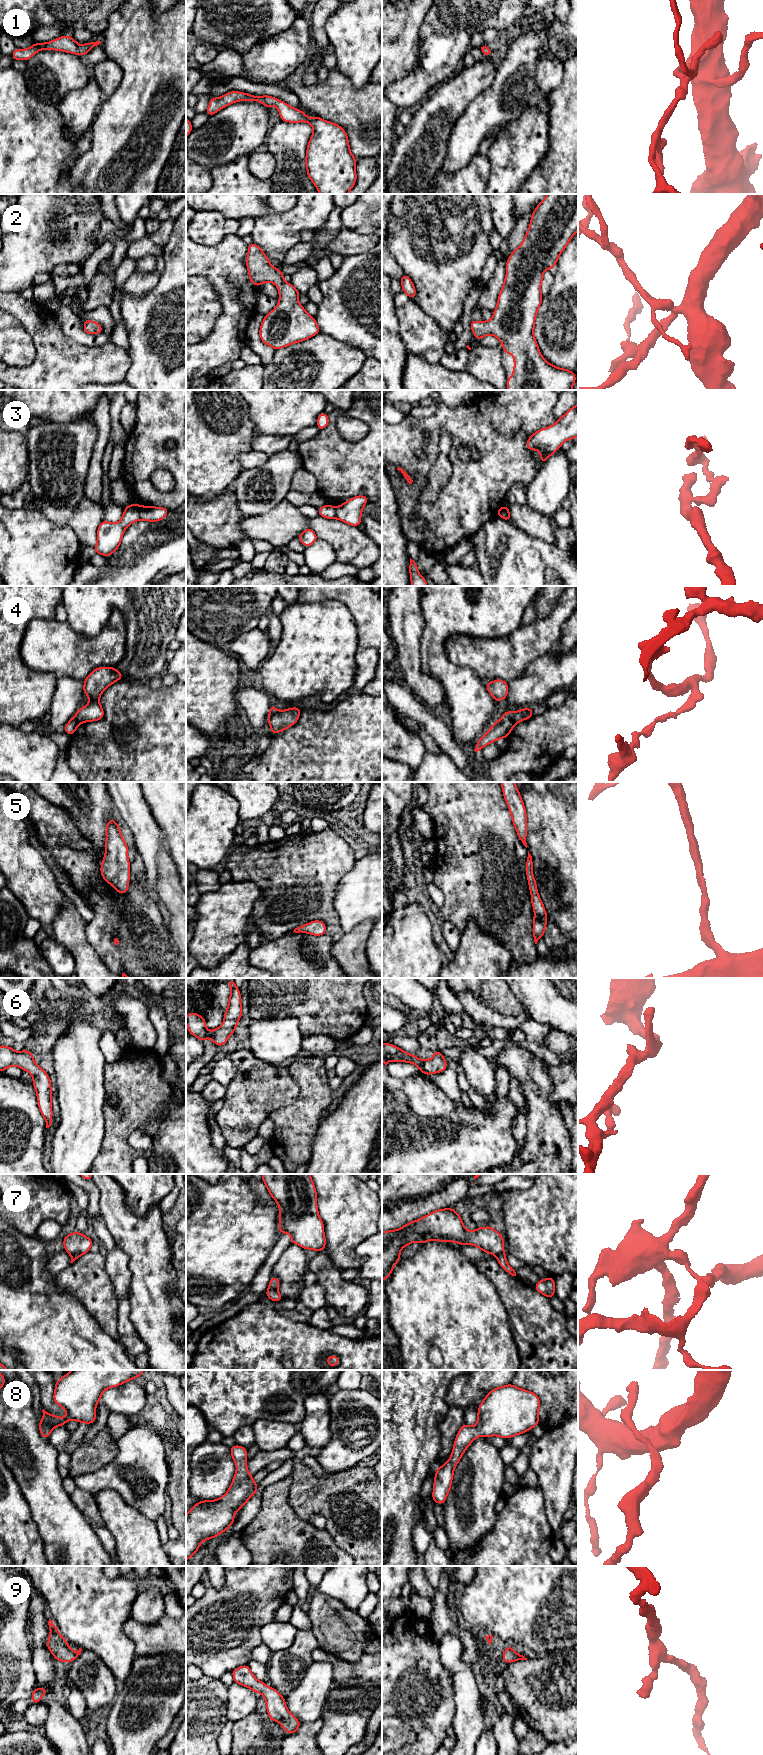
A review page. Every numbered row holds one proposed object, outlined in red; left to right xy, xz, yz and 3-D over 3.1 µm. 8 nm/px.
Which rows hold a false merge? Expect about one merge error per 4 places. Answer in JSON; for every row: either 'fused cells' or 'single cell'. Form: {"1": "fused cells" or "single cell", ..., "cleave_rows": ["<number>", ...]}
{"1": "single cell", "2": "single cell", "3": "fused cells", "4": "fused cells", "5": "single cell", "6": "single cell", "7": "fused cells", "8": "single cell", "9": "single cell", "cleave_rows": ["3", "4", "7"]}

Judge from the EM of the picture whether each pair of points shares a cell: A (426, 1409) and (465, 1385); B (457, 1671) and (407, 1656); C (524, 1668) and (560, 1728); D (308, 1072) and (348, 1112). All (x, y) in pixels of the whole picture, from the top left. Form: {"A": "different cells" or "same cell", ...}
{"A": "different cells", "B": "different cells", "C": "same cell", "D": "different cells"}

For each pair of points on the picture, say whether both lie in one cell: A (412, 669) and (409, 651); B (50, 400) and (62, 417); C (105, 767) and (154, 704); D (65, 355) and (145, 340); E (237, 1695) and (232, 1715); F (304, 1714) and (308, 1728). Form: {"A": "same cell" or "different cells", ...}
{"A": "same cell", "B": "same cell", "C": "same cell", "D": "different cells", "E": "same cell", "F": "different cells"}

